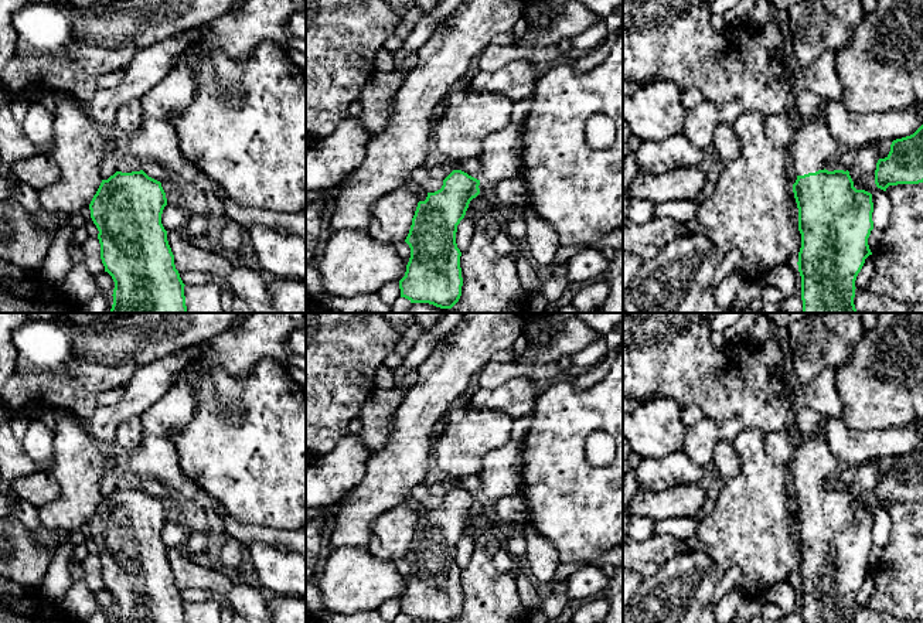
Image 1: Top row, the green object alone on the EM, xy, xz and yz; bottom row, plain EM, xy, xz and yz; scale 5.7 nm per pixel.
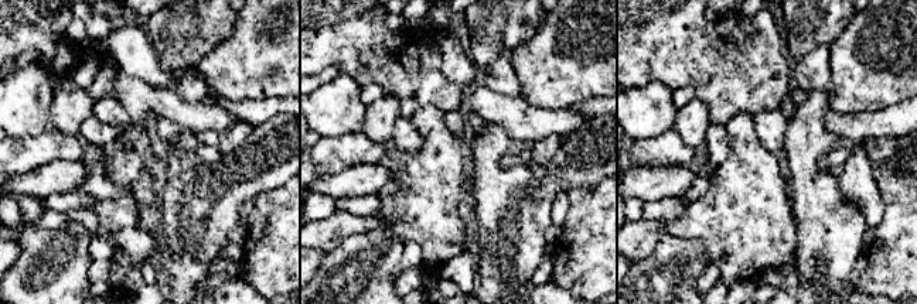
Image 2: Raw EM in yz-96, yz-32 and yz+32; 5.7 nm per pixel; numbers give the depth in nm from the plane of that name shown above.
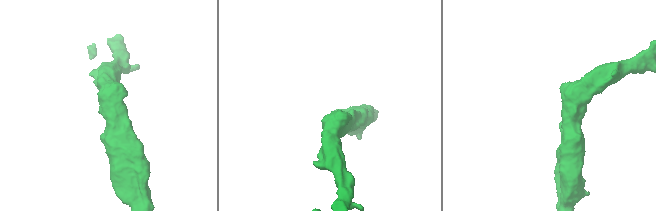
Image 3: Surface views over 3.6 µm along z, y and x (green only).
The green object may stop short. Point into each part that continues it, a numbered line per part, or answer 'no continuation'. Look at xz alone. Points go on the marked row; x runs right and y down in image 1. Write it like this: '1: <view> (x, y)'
1: xz (510, 191)

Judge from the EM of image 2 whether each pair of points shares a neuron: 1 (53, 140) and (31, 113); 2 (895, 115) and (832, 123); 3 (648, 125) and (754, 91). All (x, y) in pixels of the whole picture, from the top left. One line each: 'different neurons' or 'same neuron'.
1: different neurons
2: same neuron
3: different neurons

